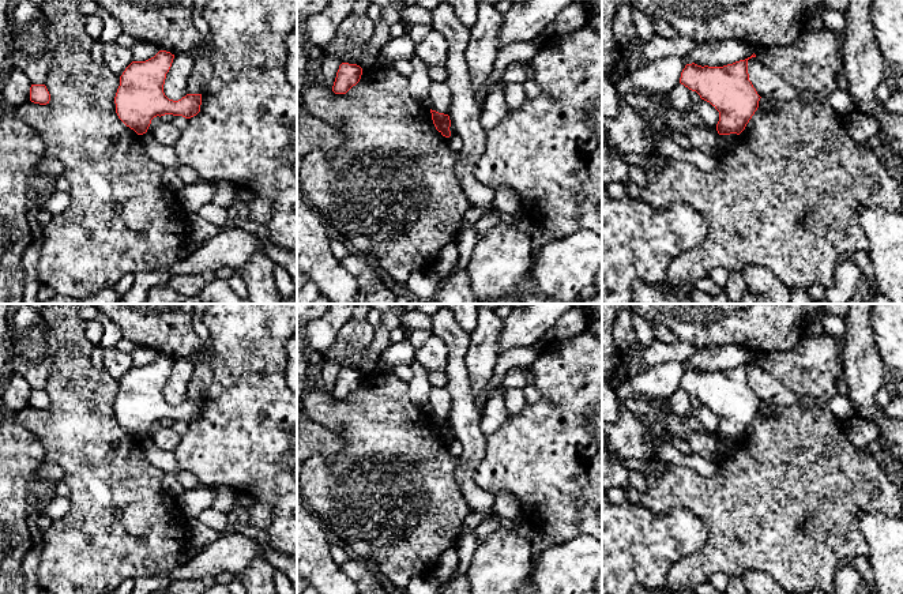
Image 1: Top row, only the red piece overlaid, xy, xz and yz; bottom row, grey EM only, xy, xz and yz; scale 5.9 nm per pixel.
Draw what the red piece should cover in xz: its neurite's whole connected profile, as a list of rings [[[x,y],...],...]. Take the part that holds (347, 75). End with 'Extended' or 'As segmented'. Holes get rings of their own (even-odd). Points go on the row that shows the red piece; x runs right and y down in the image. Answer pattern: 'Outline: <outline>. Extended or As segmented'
Outline: [[[342,63],[332,86],[335,94],[346,94],[355,86],[362,75],[362,68],[357,64]]]. As segmented

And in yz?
Outline: [[[753,53],[745,60],[723,67],[686,64],[681,72],[680,83],[696,91],[701,99],[710,102],[719,112],[716,131],[719,135],[740,135],[759,108],[760,95],[749,80],[748,60],[756,57]]]. As segmented

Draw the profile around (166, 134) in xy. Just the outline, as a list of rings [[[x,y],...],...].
[[[162,123],[159,124],[153,132],[151,135],[161,143],[165,146],[176,146],[181,131],[177,129],[172,123]]]

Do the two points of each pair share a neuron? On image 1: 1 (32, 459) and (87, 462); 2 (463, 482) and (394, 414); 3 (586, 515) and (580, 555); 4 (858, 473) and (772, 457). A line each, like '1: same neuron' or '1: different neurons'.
1: different neurons
2: different neurons
3: different neurons
4: same neuron

